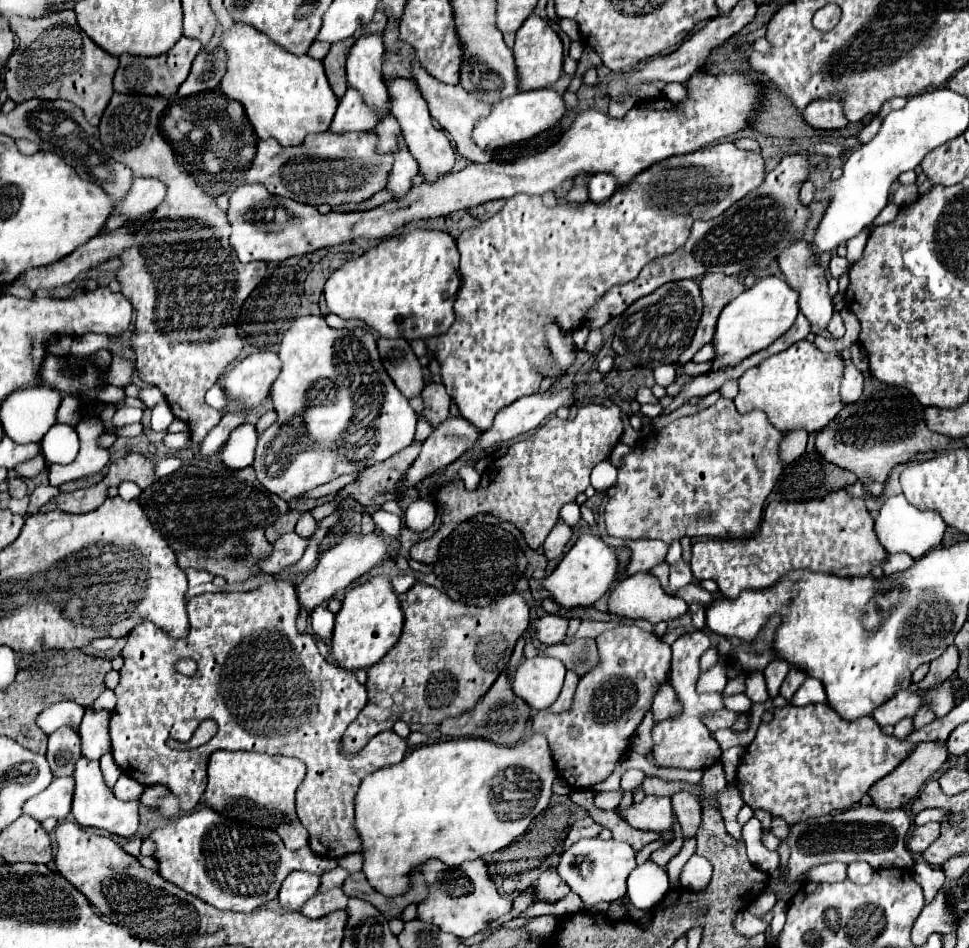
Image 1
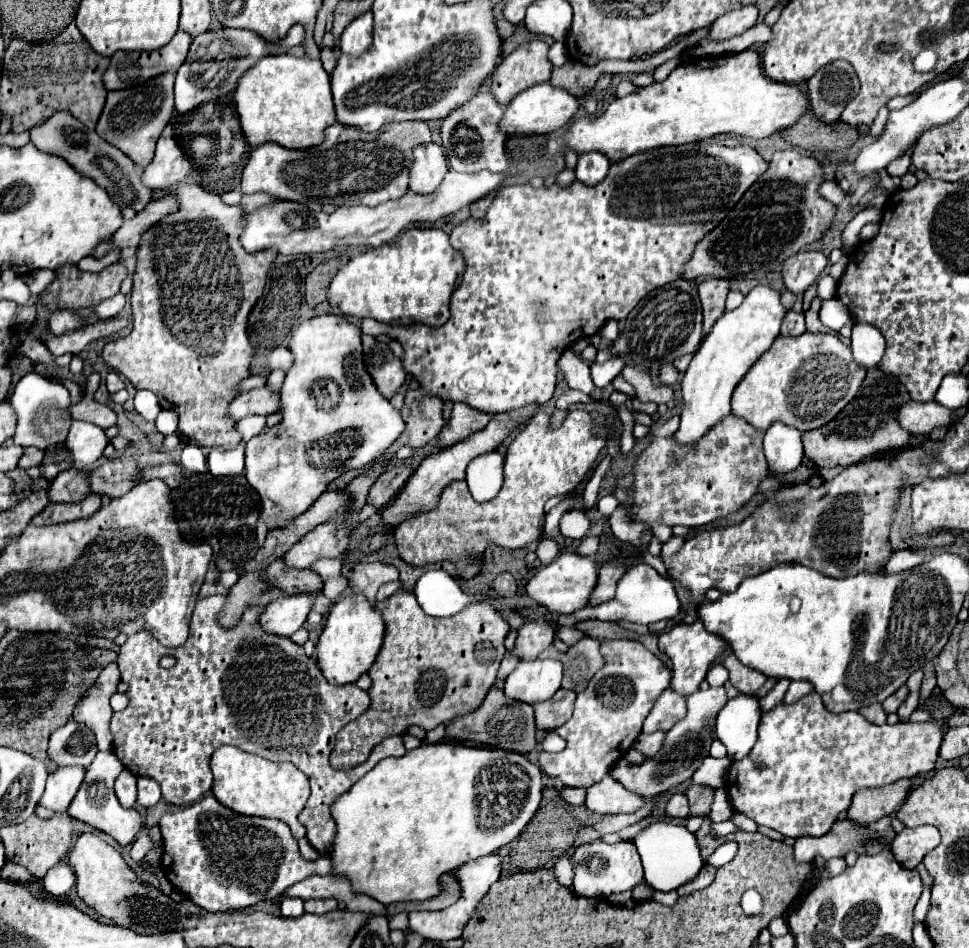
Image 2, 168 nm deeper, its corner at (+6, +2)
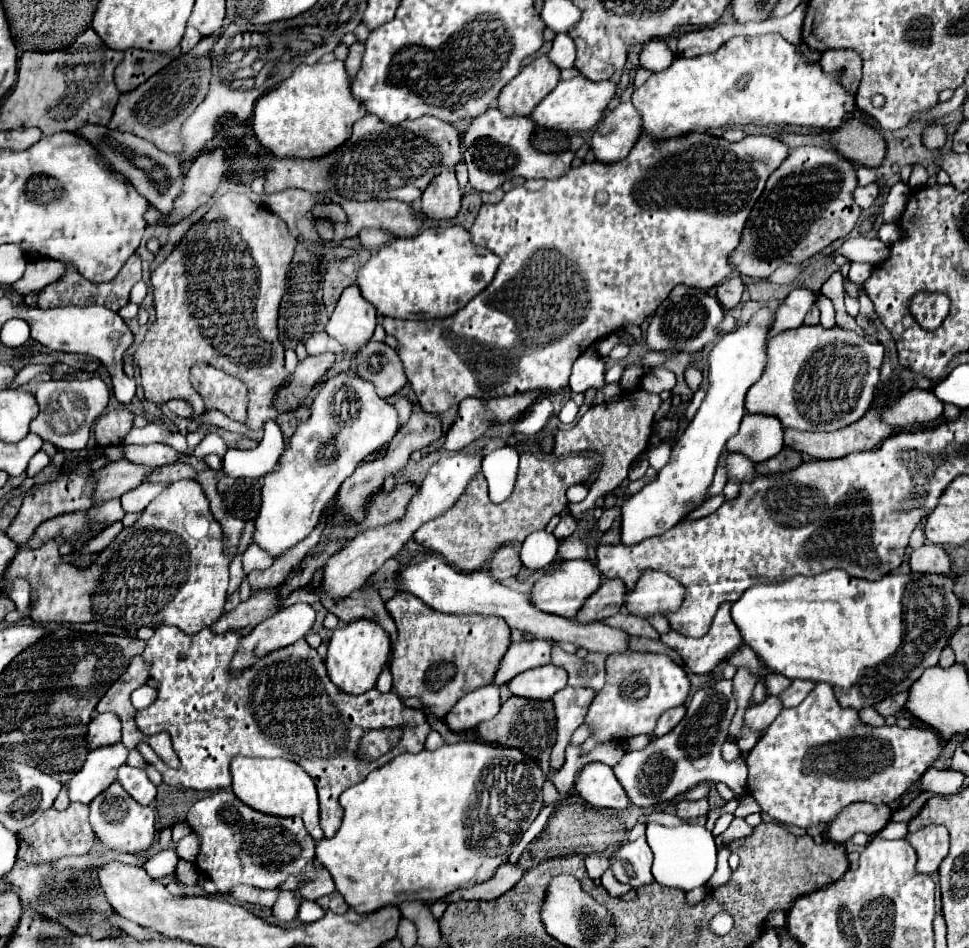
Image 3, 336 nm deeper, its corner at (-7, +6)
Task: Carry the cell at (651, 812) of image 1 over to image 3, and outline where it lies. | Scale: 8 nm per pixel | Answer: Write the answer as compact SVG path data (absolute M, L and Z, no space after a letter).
M603 762L585 764L575 776L575 790L585 802L597 808L621 810L629 806L629 798L625 796L625 790L615 778L611 766Z

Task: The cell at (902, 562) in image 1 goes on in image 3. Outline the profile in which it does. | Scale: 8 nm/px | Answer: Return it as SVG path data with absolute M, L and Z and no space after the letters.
M929 542L913 550L909 564L911 570L917 574L939 574L939 576L951 574L951 558L943 550L943 546L929 544Z

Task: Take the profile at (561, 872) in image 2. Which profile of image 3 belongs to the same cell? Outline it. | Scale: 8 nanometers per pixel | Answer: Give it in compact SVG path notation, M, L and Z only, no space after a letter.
M585 856L585 866L587 866L589 876L597 880L609 868L609 860L605 856Z

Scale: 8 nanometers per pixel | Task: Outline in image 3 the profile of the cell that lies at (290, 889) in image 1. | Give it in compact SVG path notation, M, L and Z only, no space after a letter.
M303 900L301 902L301 908L299 908L299 920L303 924L309 924L309 922L317 922L325 916L325 910L321 906L317 906L317 902L311 902L311 900Z

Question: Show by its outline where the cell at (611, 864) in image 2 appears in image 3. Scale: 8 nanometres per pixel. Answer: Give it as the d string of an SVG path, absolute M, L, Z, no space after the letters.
M645 836L621 846L613 856L615 856L613 874L619 882L629 884L633 890L655 882L651 876L653 854L645 842Z

